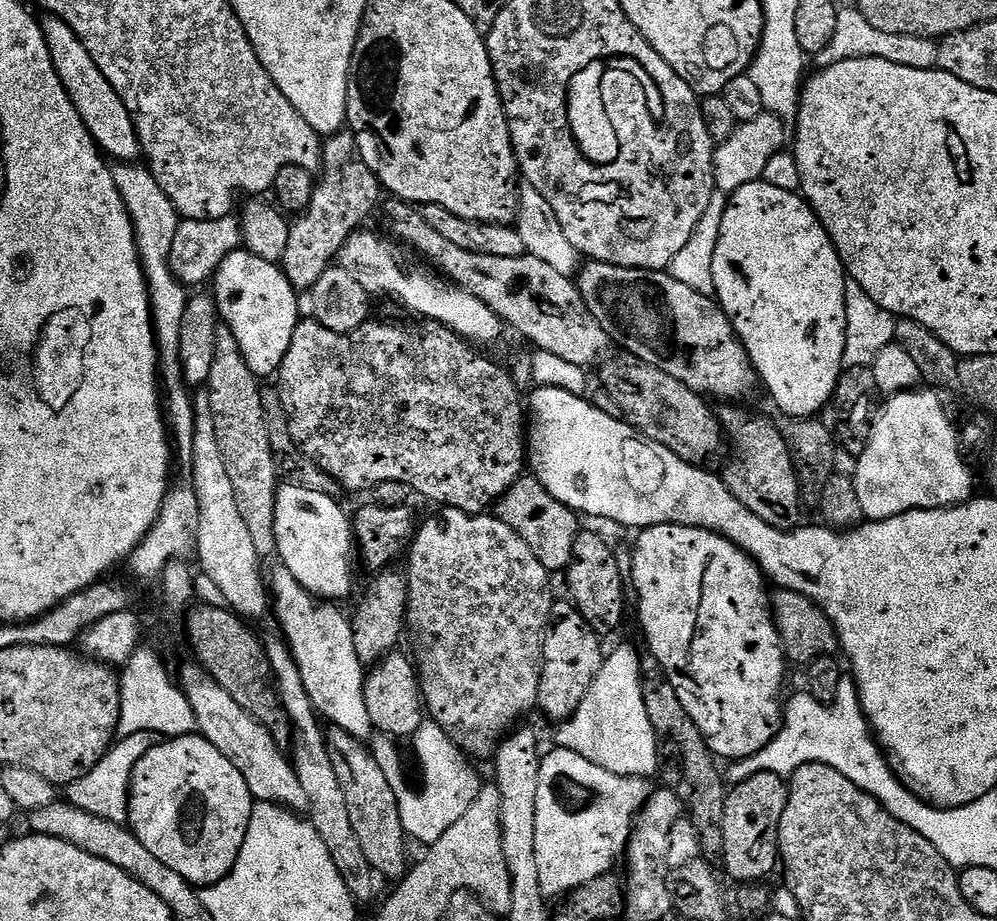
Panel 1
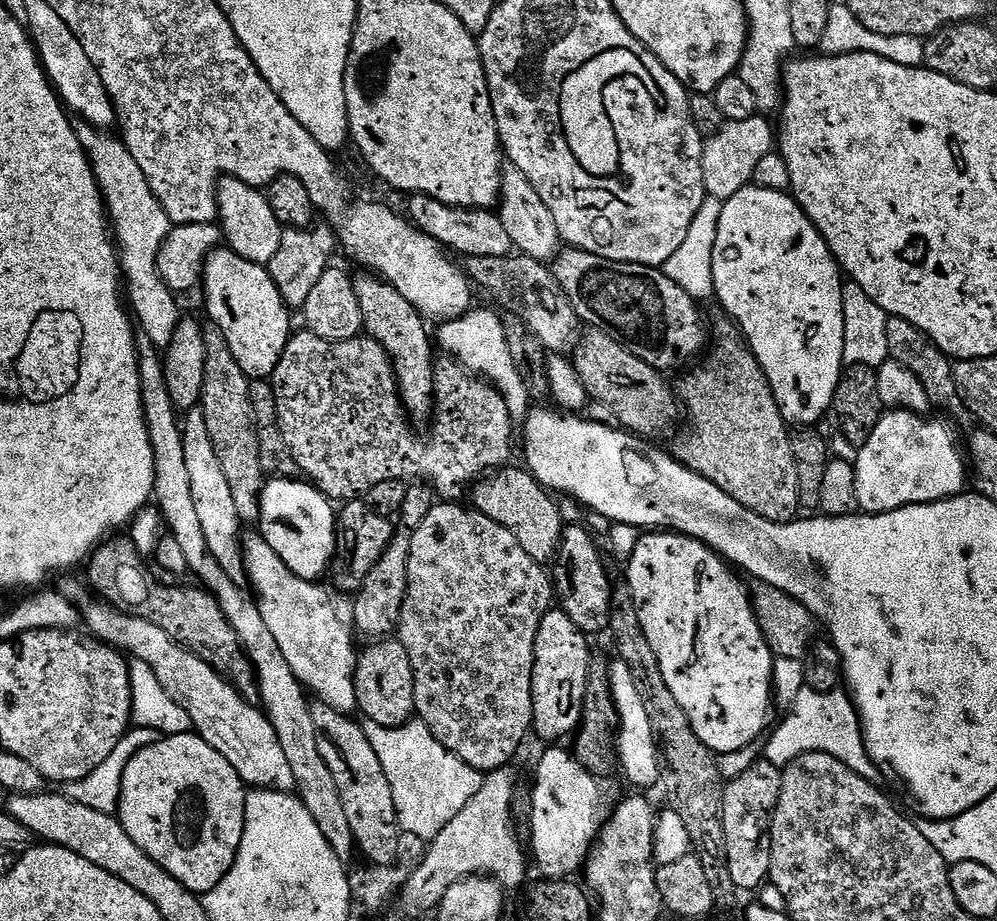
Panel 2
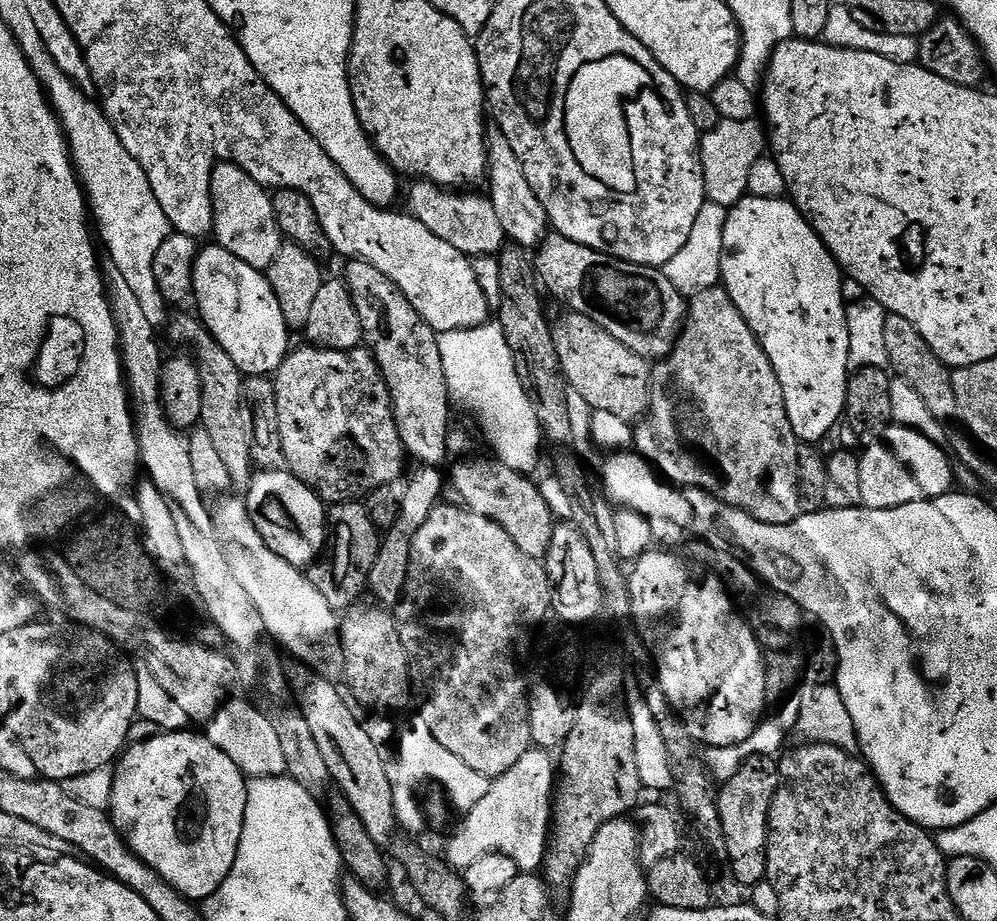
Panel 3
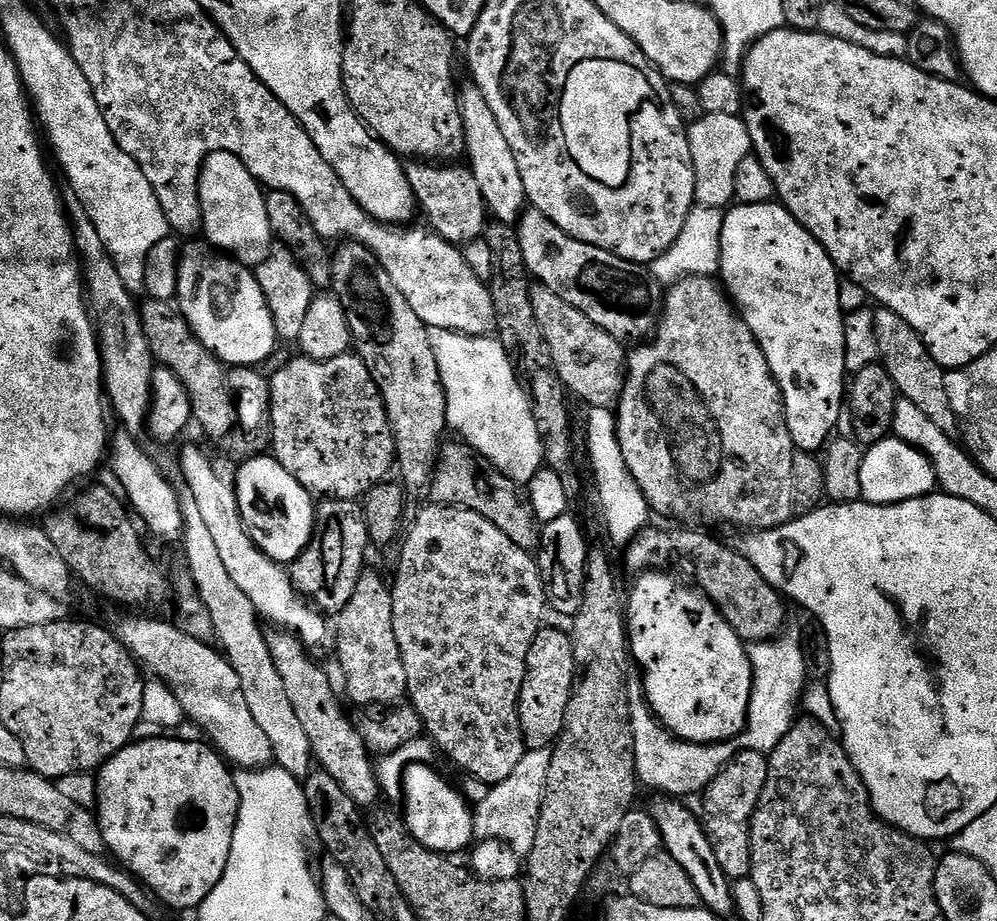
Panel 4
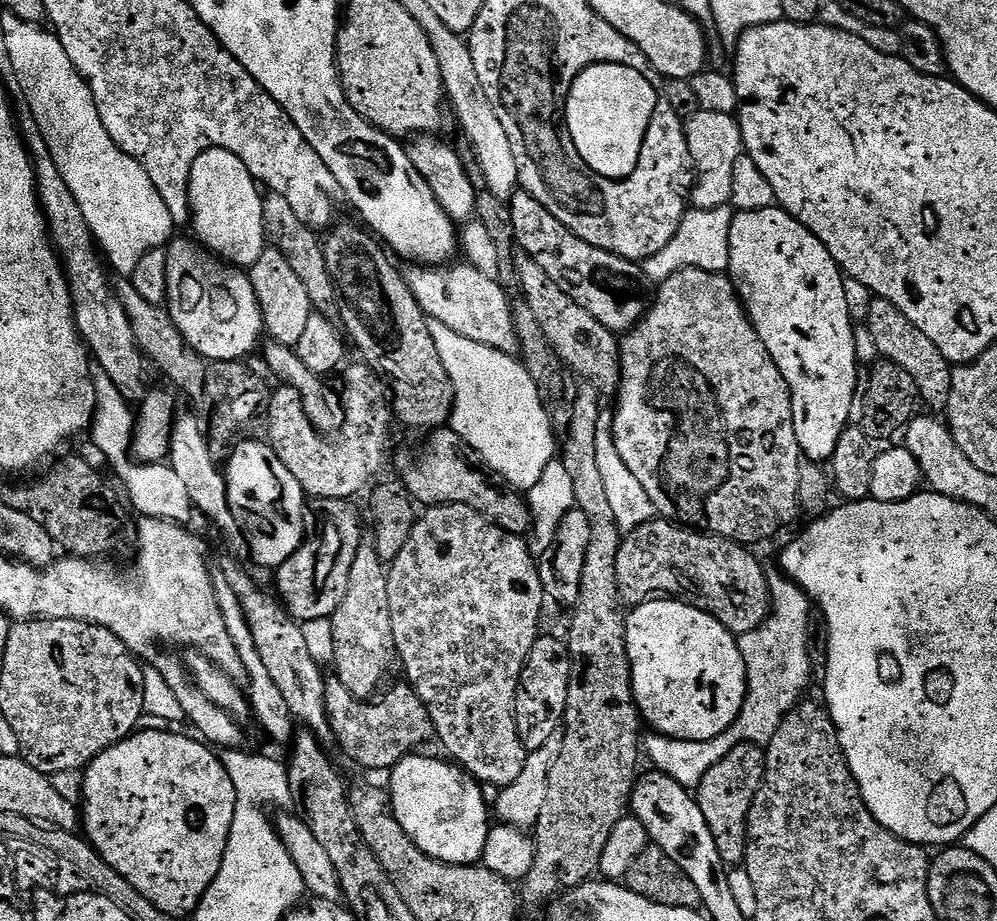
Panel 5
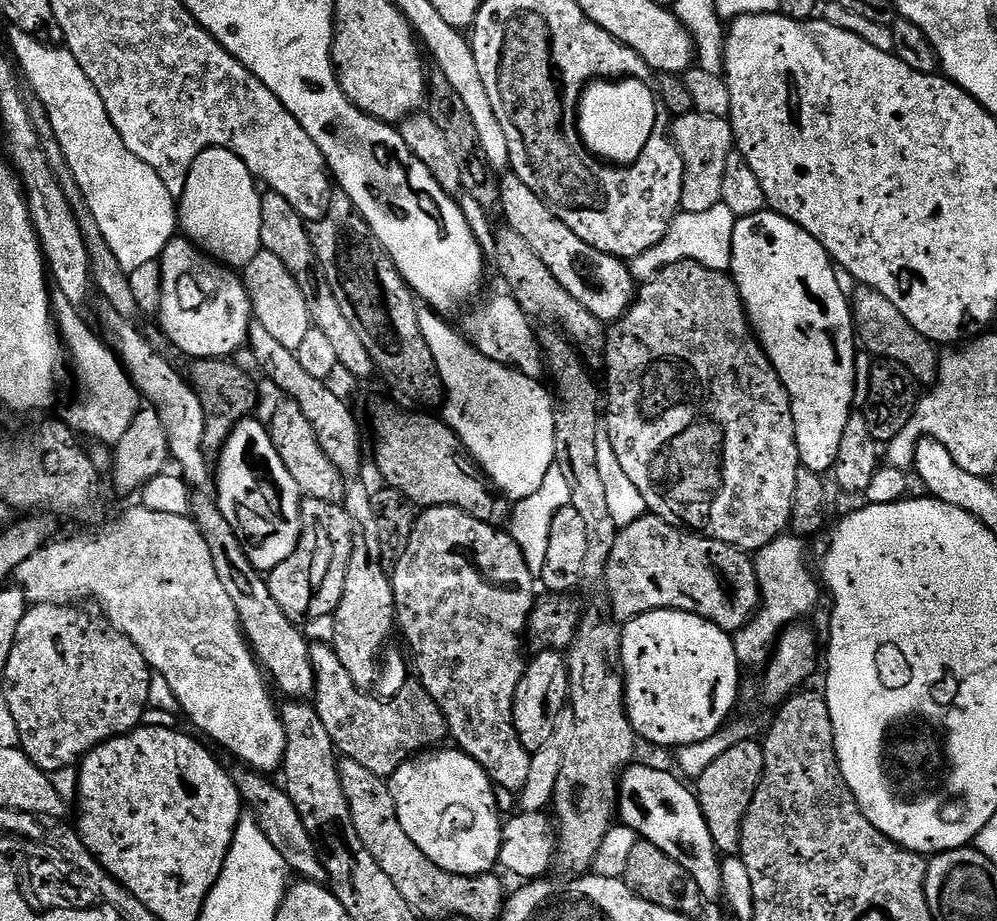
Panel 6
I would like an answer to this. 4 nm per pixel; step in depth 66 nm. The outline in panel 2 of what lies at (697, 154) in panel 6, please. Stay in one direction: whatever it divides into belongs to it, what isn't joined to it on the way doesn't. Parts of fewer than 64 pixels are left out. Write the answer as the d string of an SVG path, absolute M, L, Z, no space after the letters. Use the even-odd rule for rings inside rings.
M760 114L746 121L727 121L718 134L705 139L702 174L707 195L726 201L753 183L758 162L774 152L774 124L770 121Z

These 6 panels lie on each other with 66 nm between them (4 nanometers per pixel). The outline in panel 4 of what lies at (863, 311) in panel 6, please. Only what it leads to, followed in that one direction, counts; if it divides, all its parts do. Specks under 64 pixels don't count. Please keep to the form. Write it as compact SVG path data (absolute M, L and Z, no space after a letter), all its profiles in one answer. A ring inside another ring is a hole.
M877 307L875 309L875 326L877 332L878 346L883 363L892 376L892 381L896 383L897 393L903 399L914 402L938 430L942 430L948 436L959 437L962 432L962 424L958 419L958 412L952 409L952 400L948 397L948 380L945 369L940 367L928 352L924 340L917 332L910 327L906 321L894 310L889 308Z

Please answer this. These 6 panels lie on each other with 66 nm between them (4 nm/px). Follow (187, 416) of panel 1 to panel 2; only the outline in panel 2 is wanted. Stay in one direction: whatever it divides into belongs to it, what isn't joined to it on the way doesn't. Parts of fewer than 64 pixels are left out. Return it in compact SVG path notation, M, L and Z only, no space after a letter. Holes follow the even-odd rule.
M85 122L76 128L76 133L82 142L84 153L88 155L88 160L92 163L96 181L100 184L100 192L104 195L110 223L114 229L114 239L120 254L122 276L126 281L127 291L128 288L132 291L130 308L134 313L135 323L138 325L139 331L150 338L150 342L157 350L166 350L172 345L176 327L178 327L182 319L180 304L176 301L179 300L177 293L168 289L166 282L162 280L159 271L156 269L158 266L158 252L162 242L168 237L168 233L174 227L172 219L158 202L154 190L150 190L150 182L146 182L146 174L142 174L142 166L138 166L138 162L134 162L134 154L130 154L130 150L124 145L123 139L116 137L115 140L114 137L108 136L112 134L99 128L94 128L91 124Z

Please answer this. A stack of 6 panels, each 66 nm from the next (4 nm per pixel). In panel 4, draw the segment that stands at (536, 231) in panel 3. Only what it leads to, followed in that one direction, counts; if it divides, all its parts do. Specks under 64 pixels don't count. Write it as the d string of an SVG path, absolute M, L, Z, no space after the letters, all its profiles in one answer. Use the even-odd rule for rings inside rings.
M468 82L465 88L463 85L458 95L460 117L464 122L467 167L472 169L489 213L501 224L515 225L526 211L528 195L526 186L522 186L522 173L514 159L514 150L510 150L510 142L506 142L502 126L498 126L498 118L494 118L494 110L490 110L482 90L477 88L475 83Z

